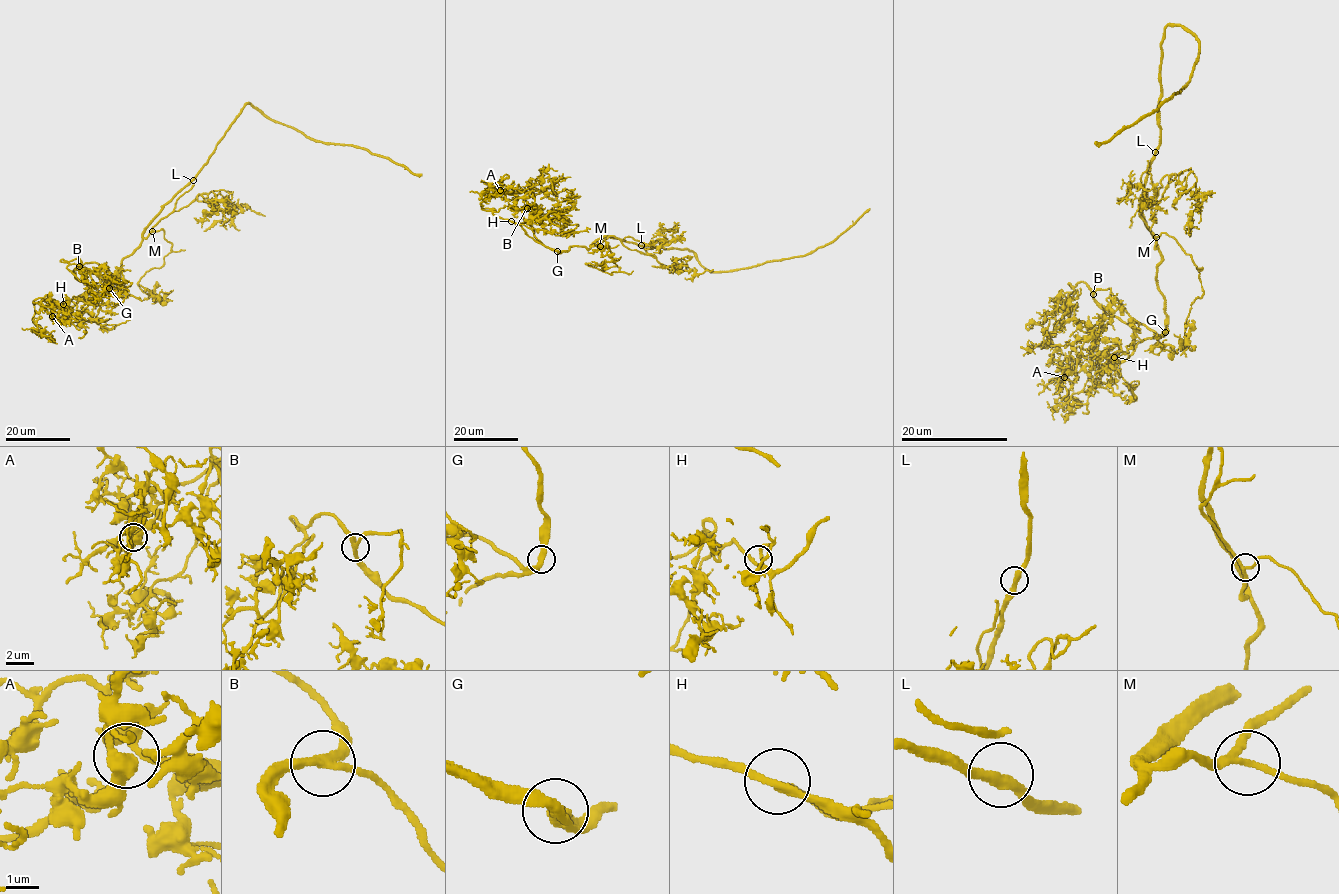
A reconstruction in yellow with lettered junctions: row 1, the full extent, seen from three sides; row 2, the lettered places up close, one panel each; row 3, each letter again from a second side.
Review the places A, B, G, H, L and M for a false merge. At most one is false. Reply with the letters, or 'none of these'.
none of these

